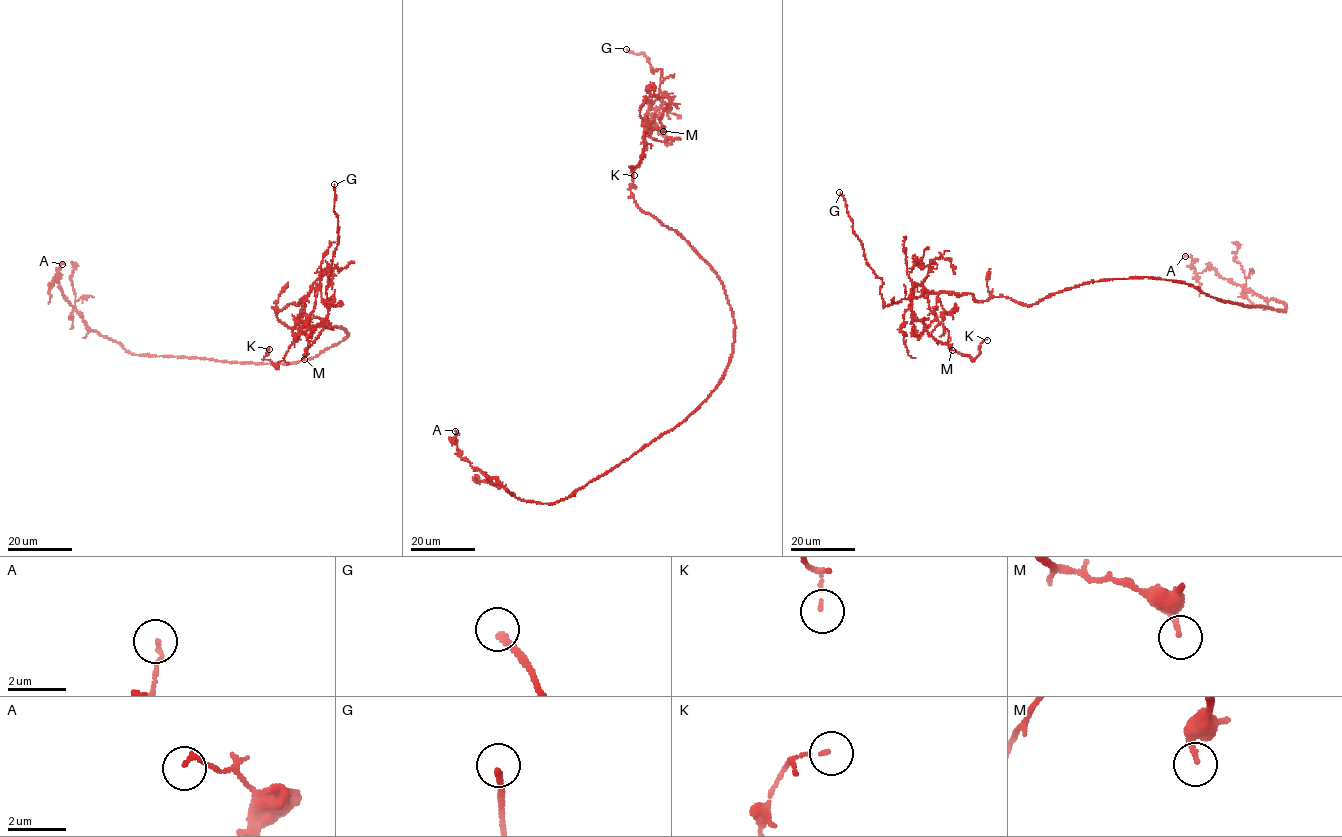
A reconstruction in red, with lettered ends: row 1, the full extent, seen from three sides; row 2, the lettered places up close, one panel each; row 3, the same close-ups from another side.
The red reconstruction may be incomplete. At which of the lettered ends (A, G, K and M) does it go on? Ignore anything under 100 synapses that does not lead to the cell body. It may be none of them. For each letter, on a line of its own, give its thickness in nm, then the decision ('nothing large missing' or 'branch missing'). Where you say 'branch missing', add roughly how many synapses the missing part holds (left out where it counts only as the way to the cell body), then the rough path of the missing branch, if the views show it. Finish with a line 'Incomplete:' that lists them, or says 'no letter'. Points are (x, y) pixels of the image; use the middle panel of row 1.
A: 120 nm thick; nothing large missing
G: 200 nm thick; branch missing; missing branch runs (626, 49), (614, 41)
K: 100 nm thick; nothing large missing
M: 200 nm thick; nothing large missing
Incomplete: G

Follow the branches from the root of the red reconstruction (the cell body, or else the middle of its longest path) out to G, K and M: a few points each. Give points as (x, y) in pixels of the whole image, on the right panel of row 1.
G: (1138, 277), (1088, 282), (1026, 306), (916, 284), (884, 307), (882, 280), (839, 192)
K: (1138, 277), (1088, 282), (1026, 306), (928, 293), (952, 350), (975, 358), (987, 340)
M: (1138, 277), (1088, 282), (1026, 306), (916, 284), (912, 313), (952, 350)

